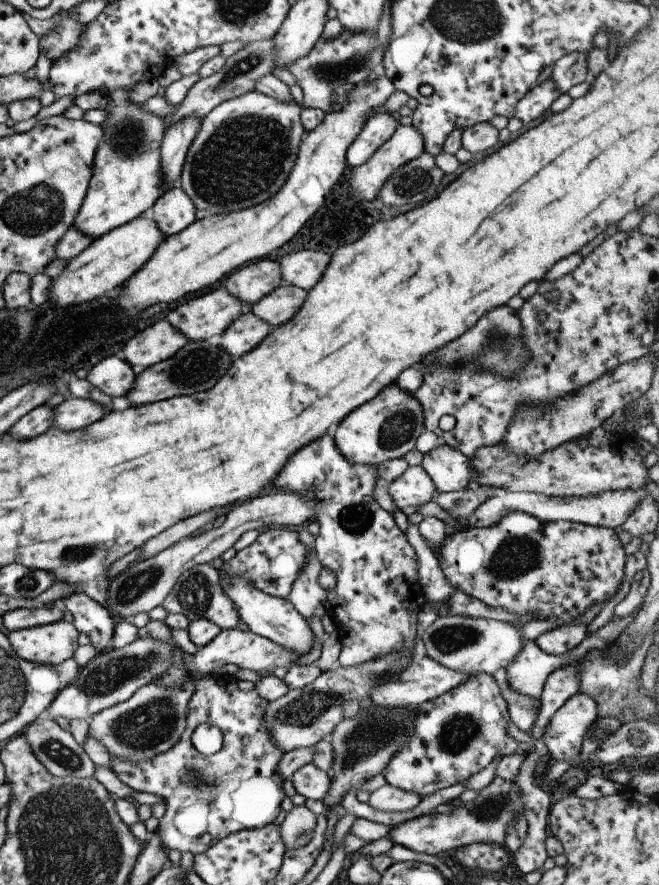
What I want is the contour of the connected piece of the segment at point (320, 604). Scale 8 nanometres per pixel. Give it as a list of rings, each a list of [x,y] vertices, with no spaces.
[[[310,546],[306,552],[306,564],[292,584],[290,590],[290,602],[300,611],[300,614],[306,618],[322,617],[326,613],[327,592],[320,586],[318,578],[322,572],[322,565],[316,557],[315,549]]]

